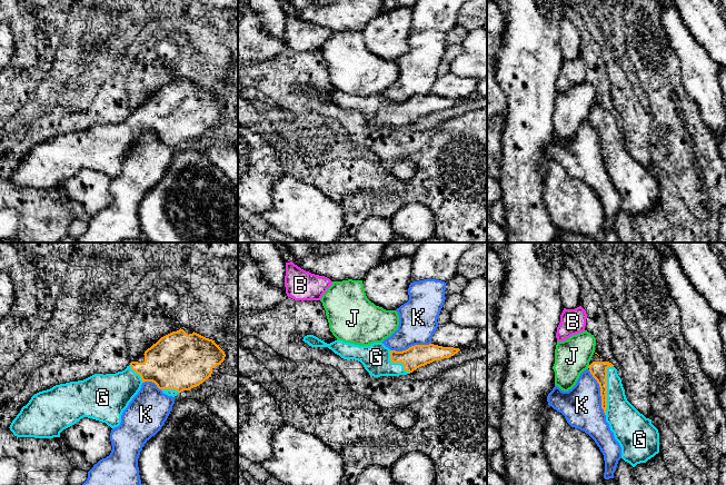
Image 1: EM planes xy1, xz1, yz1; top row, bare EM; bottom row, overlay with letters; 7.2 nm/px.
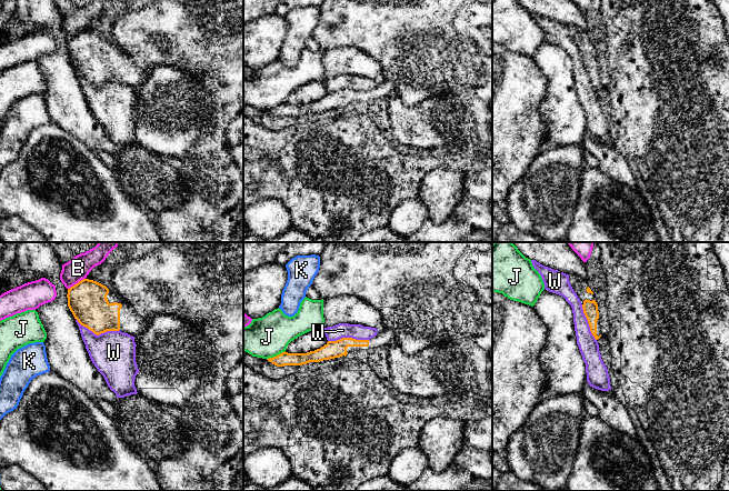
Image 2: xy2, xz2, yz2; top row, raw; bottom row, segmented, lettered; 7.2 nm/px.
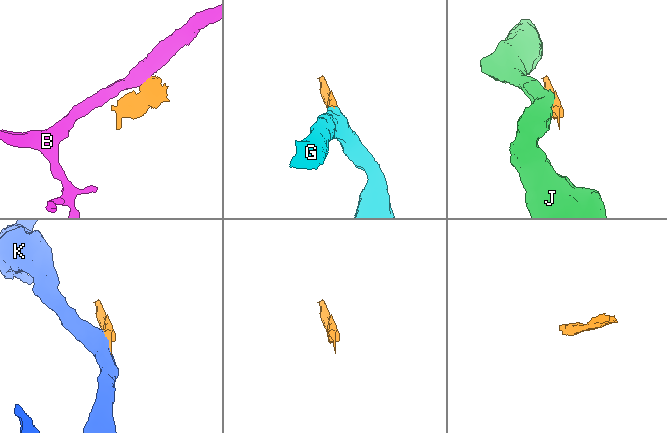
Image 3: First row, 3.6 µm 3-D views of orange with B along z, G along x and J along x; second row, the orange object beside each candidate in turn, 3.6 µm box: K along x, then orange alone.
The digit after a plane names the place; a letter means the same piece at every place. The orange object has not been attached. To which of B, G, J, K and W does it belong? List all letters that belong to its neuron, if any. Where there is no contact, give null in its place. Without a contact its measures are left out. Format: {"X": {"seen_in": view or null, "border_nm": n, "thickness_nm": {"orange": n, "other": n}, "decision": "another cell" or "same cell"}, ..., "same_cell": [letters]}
{"B": {"seen_in": "xy2", "border_nm": 150, "thickness_nm": {"orange": 280, "other": 170}, "decision": "another cell"}, "G": {"seen_in": "yz1", "border_nm": 360, "thickness_nm": {"orange": 120, "other": 220}, "decision": "same cell"}, "J": {"seen_in": "xz2", "border_nm": 150, "thickness_nm": {"orange": 100, "other": 300}, "decision": "another cell"}, "K": {"seen_in": "yz1", "border_nm": 360, "thickness_nm": {"orange": 120, "other": 280}, "decision": "another cell"}, "W": {"seen_in": "xy2", "border_nm": 340, "thickness_nm": {"orange": 280, "other": 320}, "decision": "another cell"}, "same_cell": ["G"]}

